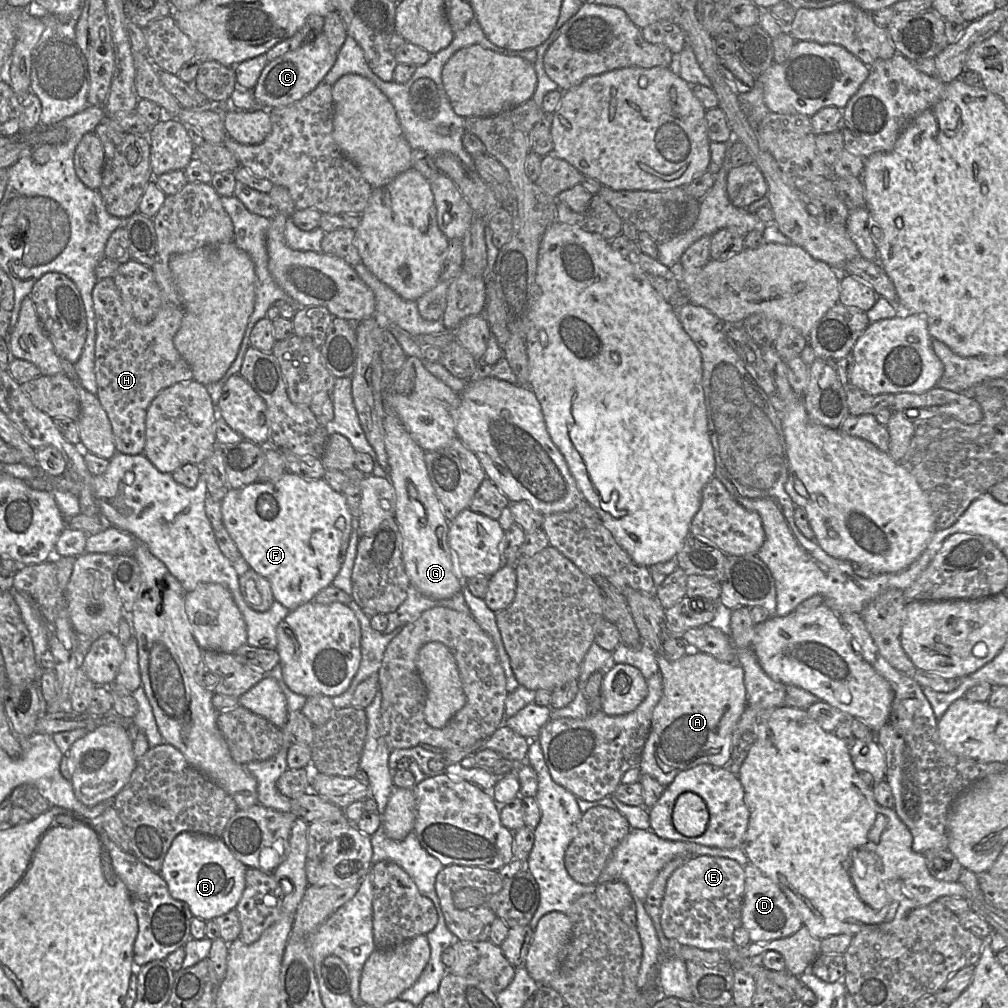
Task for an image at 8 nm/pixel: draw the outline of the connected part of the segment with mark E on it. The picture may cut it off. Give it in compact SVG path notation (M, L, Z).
M695 856L679 866L669 877L661 904L660 925L663 934L679 945L724 953L734 969L740 969L757 979L767 979L796 995L804 986L799 977L787 970L773 971L763 967L755 958L739 955L733 933L741 923L745 893L744 867L737 861L715 856Z

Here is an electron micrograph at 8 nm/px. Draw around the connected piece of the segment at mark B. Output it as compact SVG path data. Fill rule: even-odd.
M181 832L173 839L159 875L174 899L185 902L193 917L207 922L236 908L245 888L246 870L221 838Z

